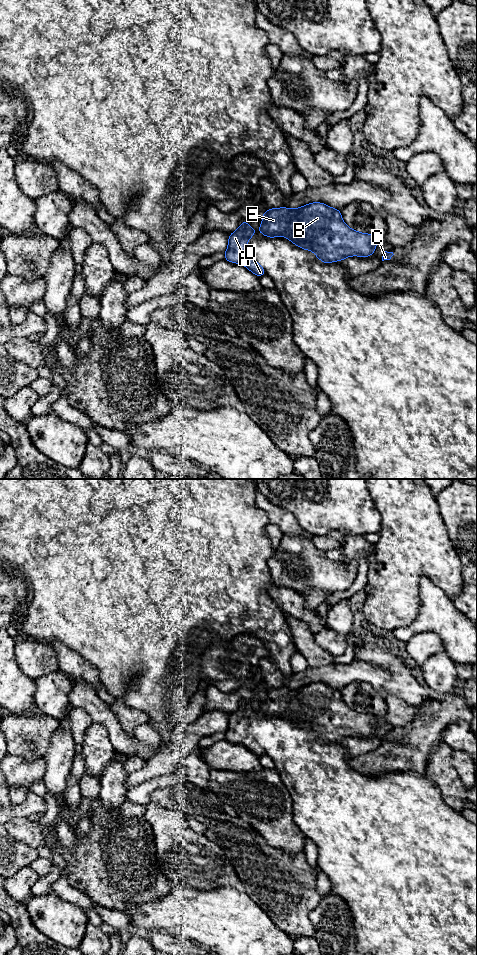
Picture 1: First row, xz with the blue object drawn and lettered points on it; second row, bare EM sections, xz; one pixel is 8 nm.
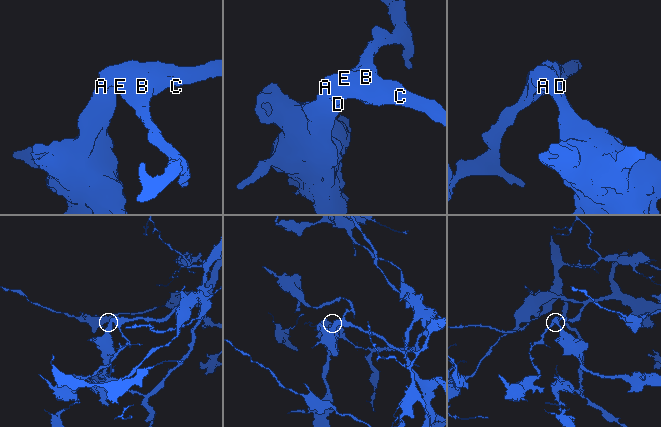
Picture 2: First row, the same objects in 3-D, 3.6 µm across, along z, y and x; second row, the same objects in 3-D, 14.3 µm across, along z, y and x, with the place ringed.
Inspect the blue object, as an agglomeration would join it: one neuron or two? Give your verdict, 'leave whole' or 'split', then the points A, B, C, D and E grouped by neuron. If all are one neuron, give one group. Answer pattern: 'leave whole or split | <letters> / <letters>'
leave whole | A B C D E

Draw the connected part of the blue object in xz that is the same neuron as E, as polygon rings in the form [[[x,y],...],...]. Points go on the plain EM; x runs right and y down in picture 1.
[[[322,682],[299,688],[271,688],[262,694],[259,712],[268,717],[283,716],[303,730],[312,731],[325,744],[347,737],[370,737],[376,731],[377,716],[348,707],[339,689]]]

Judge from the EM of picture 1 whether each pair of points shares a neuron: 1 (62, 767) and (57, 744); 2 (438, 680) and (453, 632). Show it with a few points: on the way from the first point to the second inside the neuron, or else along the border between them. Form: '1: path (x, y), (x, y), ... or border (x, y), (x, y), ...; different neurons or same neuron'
1: path (59, 761), (59, 750); same neuron
2: border (444, 652), (456, 663); different neurons

